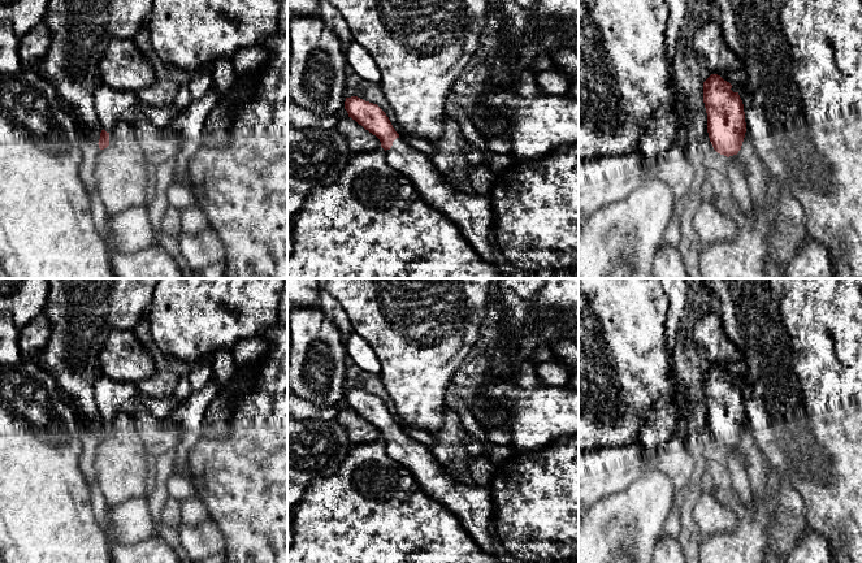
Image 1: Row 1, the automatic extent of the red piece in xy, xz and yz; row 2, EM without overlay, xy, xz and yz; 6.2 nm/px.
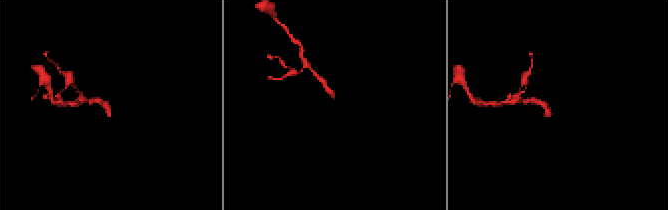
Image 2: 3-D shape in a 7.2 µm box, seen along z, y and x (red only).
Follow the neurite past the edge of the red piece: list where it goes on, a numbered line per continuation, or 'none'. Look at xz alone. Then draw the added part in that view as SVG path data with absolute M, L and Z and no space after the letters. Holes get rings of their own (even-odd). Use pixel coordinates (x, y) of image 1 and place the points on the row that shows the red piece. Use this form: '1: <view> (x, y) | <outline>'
1: xz (472, 213) | M400 137L386 150L386 161L416 187L421 199L454 221L472 248L488 263L495 264L495 246L488 241L493 228L489 199L456 191L429 156L411 147Z

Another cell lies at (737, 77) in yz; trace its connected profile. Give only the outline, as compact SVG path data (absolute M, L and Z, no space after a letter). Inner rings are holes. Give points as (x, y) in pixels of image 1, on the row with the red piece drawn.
M744 69L725 70L720 77L732 86L741 86L746 82L746 73Z

